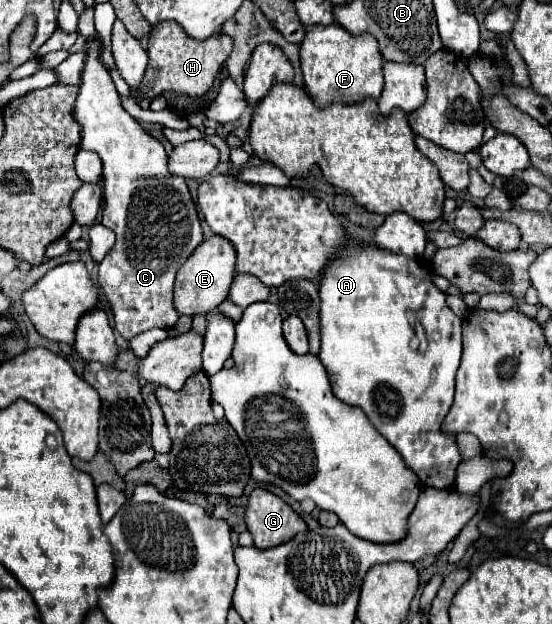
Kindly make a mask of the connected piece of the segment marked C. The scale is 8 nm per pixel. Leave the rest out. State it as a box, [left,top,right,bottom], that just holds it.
[74,37,202,339]

